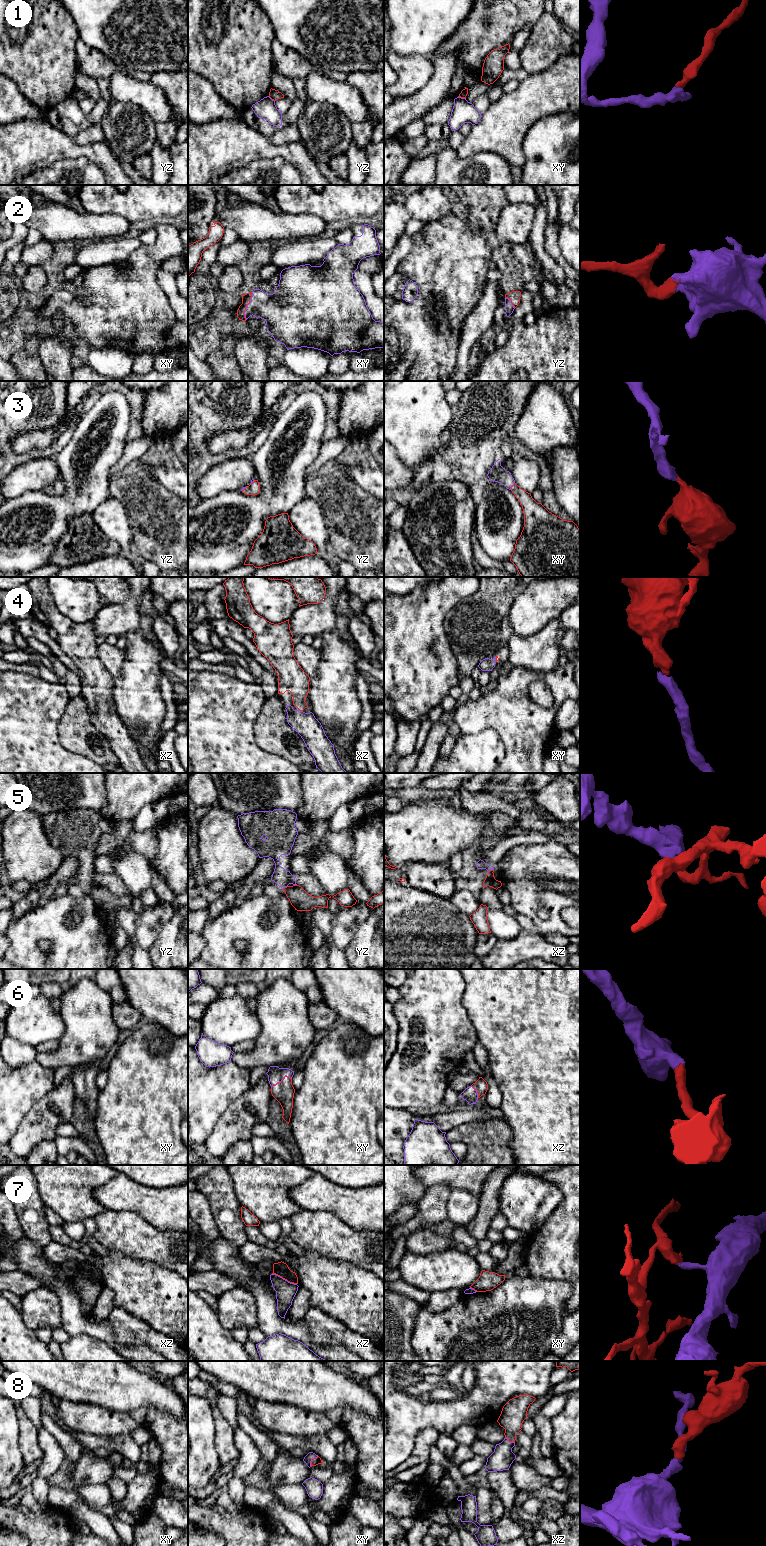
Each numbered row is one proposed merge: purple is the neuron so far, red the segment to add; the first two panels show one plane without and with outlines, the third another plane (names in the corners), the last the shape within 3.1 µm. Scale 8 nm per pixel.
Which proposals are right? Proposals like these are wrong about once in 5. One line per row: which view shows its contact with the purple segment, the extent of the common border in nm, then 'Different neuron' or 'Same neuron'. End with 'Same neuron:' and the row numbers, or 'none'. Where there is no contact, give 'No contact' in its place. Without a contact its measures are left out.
1: Touches purple in xy. Shared border 70 nm. Different neuron
2: Touches purple in xy. Shared border 240 nm. Same neuron
3: Touches purple in xy. Shared border 70 nm. Same neuron
4: Touches purple in xz. Shared border 40 nm. Same neuron
5: Touches purple in xz. Shared border 50 nm. Different neuron
6: Touches purple in xy. Shared border 190 nm. Same neuron
7: Touches purple in xz. Shared border 220 nm. Different neuron
8: Touches purple in xy. Shared border 110 nm. Same neuron
Same neuron: 2, 3, 4, 6, 8

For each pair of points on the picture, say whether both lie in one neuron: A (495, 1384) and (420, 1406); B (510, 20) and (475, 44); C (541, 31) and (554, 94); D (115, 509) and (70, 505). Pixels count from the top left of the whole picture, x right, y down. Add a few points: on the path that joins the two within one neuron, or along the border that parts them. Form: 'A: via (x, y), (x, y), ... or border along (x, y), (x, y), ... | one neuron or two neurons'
A: via (476, 1403), (467, 1410), (439, 1410) | one neuron
B: via (501, 20), (484, 35) | one neuron
C: border along (568, 54), (561, 55), (545, 70), (529, 75) | two neurons
D: border along (106, 499), (92, 513) | two neurons

